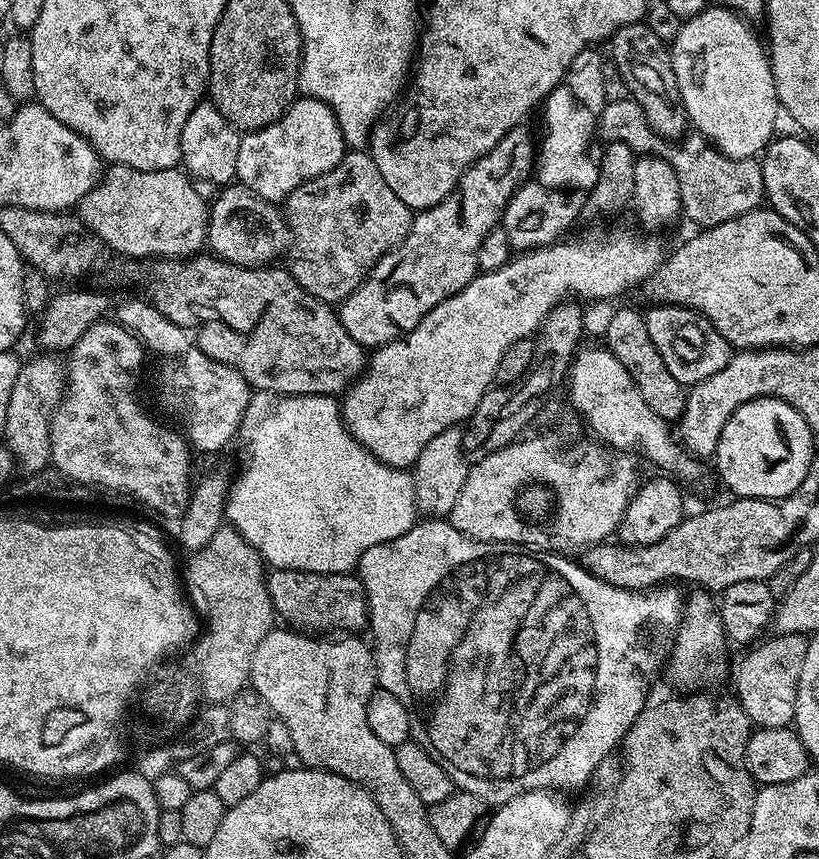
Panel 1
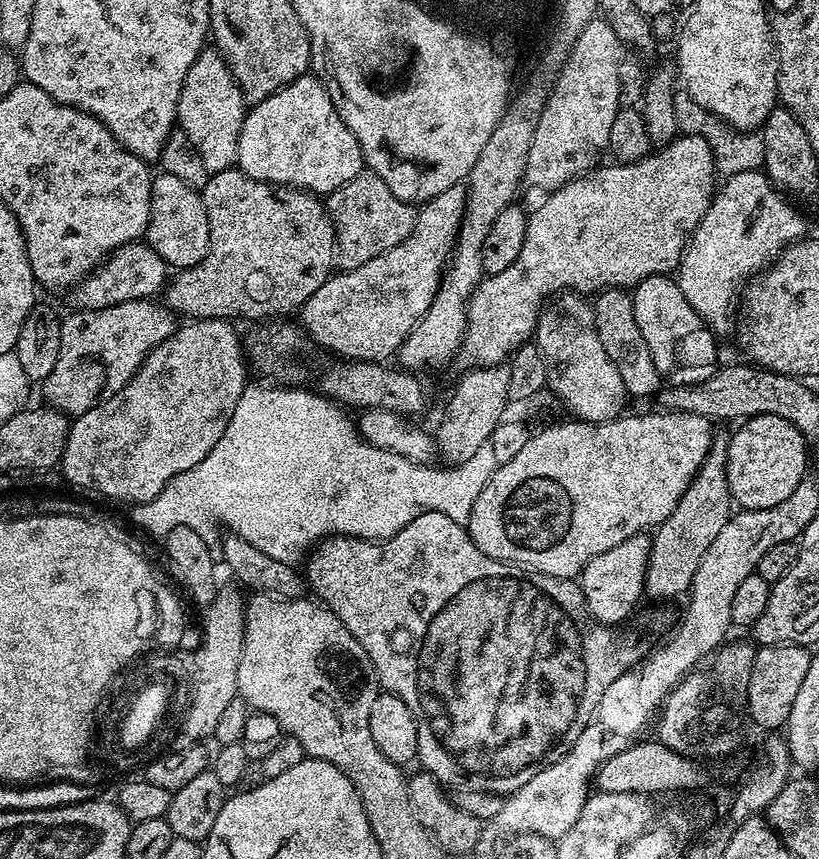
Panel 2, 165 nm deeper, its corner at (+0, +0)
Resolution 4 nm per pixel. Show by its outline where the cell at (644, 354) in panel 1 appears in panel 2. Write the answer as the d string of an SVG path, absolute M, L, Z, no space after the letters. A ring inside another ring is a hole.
M605 288L595 297L592 309L598 330L598 342L602 342L610 362L618 366L618 374L622 374L625 393L629 397L652 395L655 397L661 391L662 377L654 366L654 358L650 358L650 346L646 346L646 338L642 338L638 322L634 322L631 291L623 288Z

